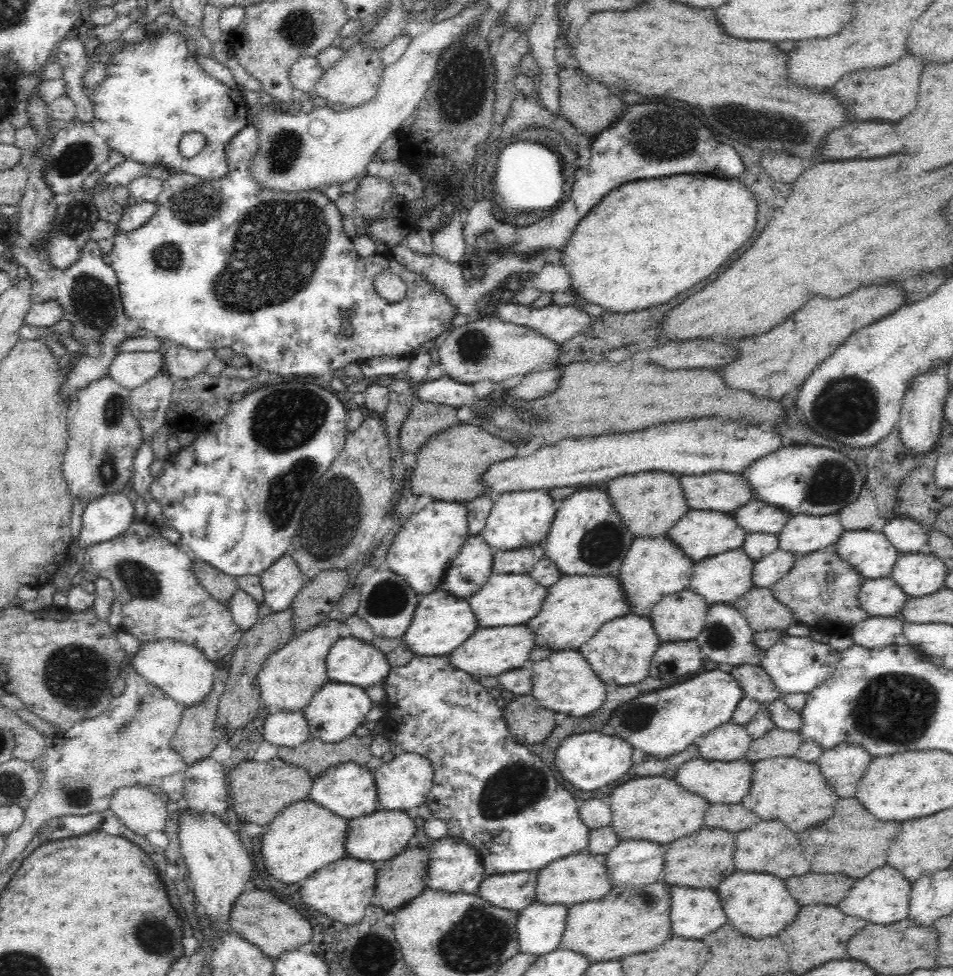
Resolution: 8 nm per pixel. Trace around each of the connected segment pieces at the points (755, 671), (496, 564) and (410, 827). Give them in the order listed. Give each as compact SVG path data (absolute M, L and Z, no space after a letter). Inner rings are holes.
M742 664L728 668L728 673L740 683L744 696L750 697L761 705L781 696L772 684L770 675L760 665Z
M542 544L516 550L494 550L492 573L529 574L532 567L545 556Z
M377 810L366 816L347 819L345 854L379 865L406 850L408 840L414 836L414 832L414 816L410 816L406 811Z

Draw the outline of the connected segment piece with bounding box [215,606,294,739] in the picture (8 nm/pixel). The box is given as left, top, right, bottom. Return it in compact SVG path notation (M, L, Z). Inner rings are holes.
M291 606L277 613L270 613L255 622L250 630L244 631L230 660L230 668L227 670L229 672L228 678L225 682L225 689L219 698L215 720L217 726L226 732L227 739L236 730L248 726L260 712L265 711L256 676L258 676L258 671L262 668L262 664L266 662L266 659L277 650L280 650L287 642L290 642L292 638L294 638L294 634Z

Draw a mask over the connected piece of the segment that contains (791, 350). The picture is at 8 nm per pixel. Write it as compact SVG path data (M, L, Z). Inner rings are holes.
M896 284L858 288L836 300L812 298L770 332L738 340L736 346L740 356L724 368L724 382L726 386L754 392L758 399L768 397L780 401L792 390L792 386L800 386L814 368L818 368L818 364L824 362L852 333L892 314L904 302L904 290Z

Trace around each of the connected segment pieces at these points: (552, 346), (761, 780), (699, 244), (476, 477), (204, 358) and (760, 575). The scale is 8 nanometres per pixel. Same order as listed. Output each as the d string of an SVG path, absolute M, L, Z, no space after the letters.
M481 315L467 324L454 328L438 348L442 374L473 385L481 380L502 382L512 376L526 376L542 362L556 364L561 354L560 345L528 326L502 322L498 317Z
M797 756L762 759L752 763L750 794L744 796L741 805L756 812L762 820L780 820L790 830L806 830L818 822L828 820L834 814L834 802L838 796L824 780L818 763L804 762Z
M678 174L672 178L654 178L654 180L638 180L638 182L630 182L630 184L622 184L616 190L612 190L610 194L606 194L598 206L594 206L594 210L590 210L590 214L586 214L586 218L582 218L582 222L578 223L574 234L570 240L566 242L566 246L561 249L561 264L568 268L570 275L571 290L576 296L584 298L590 304L598 304L604 311L613 313L633 313L634 311L646 310L658 304L664 304L668 300L672 300L674 296L678 296L680 292L692 288L694 284L698 284L700 280L708 278L718 266L722 266L732 252L740 250L754 232L756 226L756 214L758 214L758 206L754 202L754 196L757 187L747 179L722 179L712 177L705 174Z
M468 423L454 424L454 426L444 431L434 434L424 442L424 446L418 450L417 464L414 469L409 470L411 492L415 496L429 495L435 501L445 501L457 503L468 503L477 497L482 497L489 492L489 488L483 484L483 475L490 469L490 466L498 462L506 461L516 457L517 445L504 441L496 435L485 431L481 427Z
M170 344L163 356L164 369L171 377L189 379L204 373L206 366L214 360L215 350L190 350L182 345Z
M778 548L773 553L755 561L752 566L753 586L770 589L775 582L788 574L795 557L794 554Z

